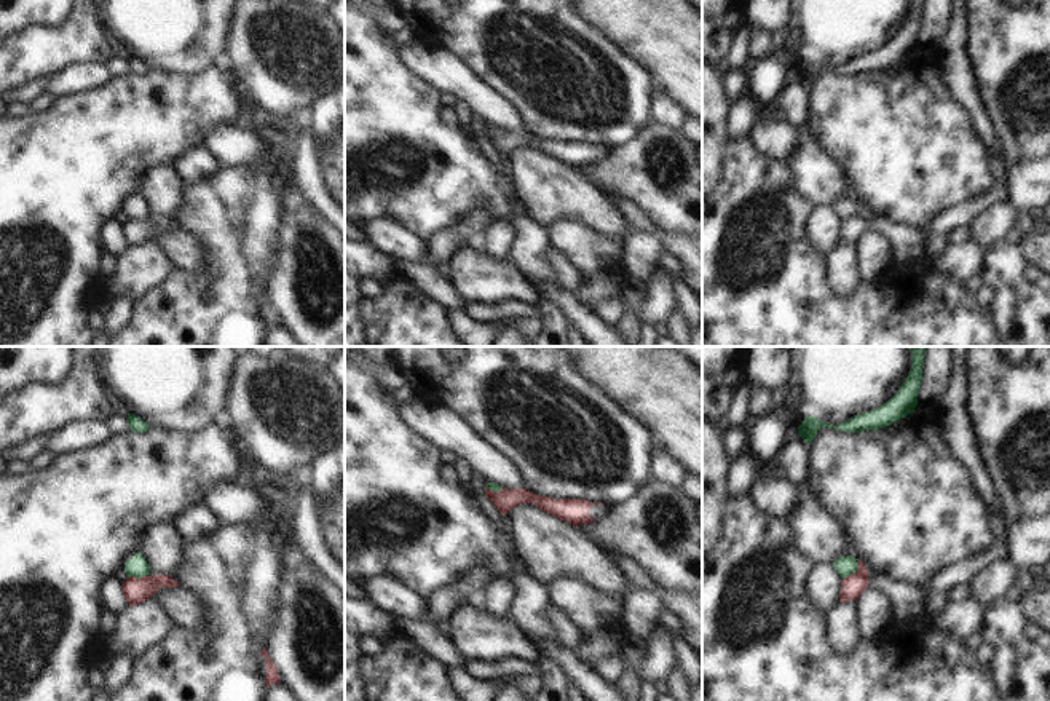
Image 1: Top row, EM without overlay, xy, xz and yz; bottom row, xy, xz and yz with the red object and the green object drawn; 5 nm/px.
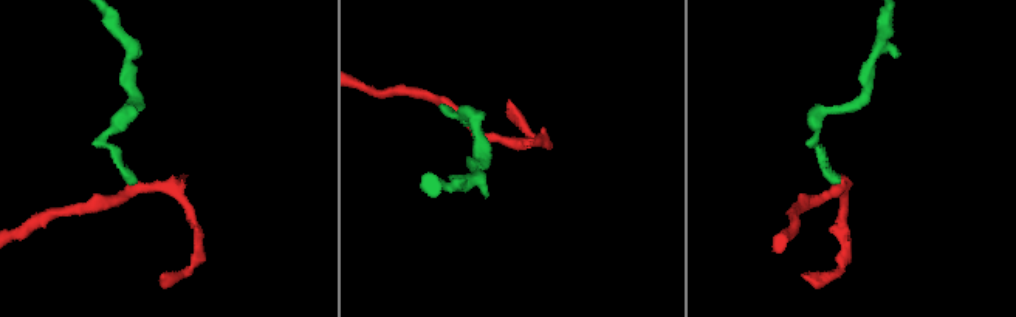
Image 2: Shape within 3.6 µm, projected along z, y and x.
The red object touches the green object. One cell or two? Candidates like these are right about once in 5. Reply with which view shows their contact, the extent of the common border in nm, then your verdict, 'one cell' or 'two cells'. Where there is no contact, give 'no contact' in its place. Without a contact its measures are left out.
meets red in yz; contact 120 nm long; two cells

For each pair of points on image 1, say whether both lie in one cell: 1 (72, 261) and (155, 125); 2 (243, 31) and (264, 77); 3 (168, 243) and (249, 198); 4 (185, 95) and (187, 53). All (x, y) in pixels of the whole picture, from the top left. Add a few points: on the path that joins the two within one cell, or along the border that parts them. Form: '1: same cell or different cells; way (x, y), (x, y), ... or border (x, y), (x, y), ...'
1: same cell; way (72, 227), (72, 208), (122, 158)
2: same cell; way (249, 42), (251, 48), (264, 61), (264, 66)
3: different cells; border (181, 227), (200, 241), (205, 253), (201, 267)
4: different cells; border (213, 67), (198, 74), (150, 71)

